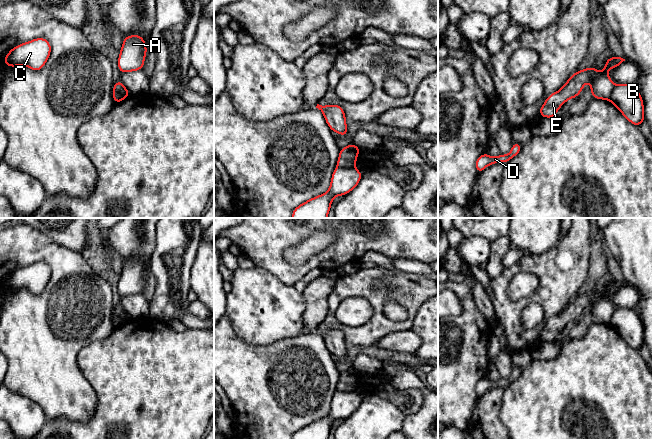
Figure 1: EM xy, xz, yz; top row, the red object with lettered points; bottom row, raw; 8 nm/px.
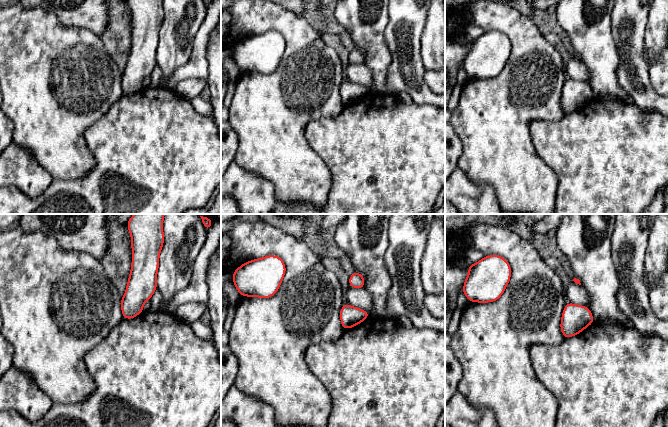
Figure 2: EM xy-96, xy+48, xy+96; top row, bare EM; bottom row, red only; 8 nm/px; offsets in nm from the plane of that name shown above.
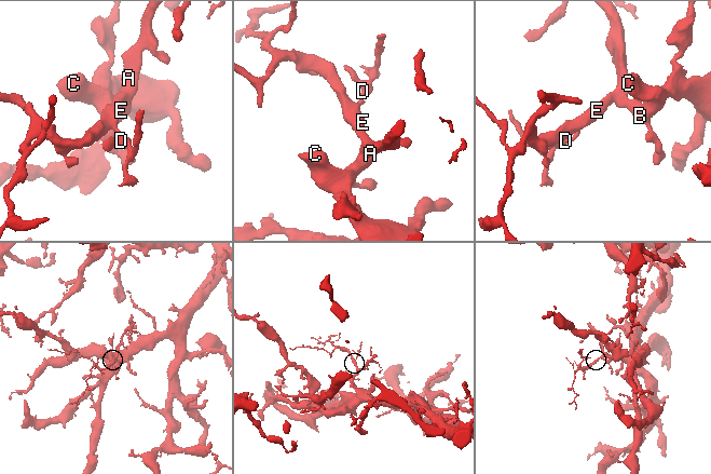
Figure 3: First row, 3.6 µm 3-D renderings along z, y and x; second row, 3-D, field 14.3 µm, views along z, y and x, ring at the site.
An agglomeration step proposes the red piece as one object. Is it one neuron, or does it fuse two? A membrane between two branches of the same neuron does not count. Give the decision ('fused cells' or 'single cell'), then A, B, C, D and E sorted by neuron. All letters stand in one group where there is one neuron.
fused cells | A D E / B C

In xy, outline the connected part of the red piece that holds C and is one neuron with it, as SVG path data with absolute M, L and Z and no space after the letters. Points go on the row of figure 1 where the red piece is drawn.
M36 38L15 46L3 58L7 66L28 66L33 71L41 70L51 53L51 45L45 38Z

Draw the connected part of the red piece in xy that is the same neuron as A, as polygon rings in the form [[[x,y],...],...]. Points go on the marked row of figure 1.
[[[140,35],[124,37],[118,57],[120,73],[142,70],[146,53],[145,40]]]

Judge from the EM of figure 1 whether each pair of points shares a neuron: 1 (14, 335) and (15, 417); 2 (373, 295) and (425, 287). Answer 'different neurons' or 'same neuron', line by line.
1: different neurons
2: same neuron

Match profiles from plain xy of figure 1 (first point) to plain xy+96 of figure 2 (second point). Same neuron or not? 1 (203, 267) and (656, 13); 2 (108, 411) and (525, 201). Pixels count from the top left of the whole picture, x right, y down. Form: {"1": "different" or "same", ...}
{"1": "same", "2": "different"}

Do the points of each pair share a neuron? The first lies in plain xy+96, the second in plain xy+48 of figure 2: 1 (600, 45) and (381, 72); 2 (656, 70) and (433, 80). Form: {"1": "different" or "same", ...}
{"1": "same", "2": "same"}

